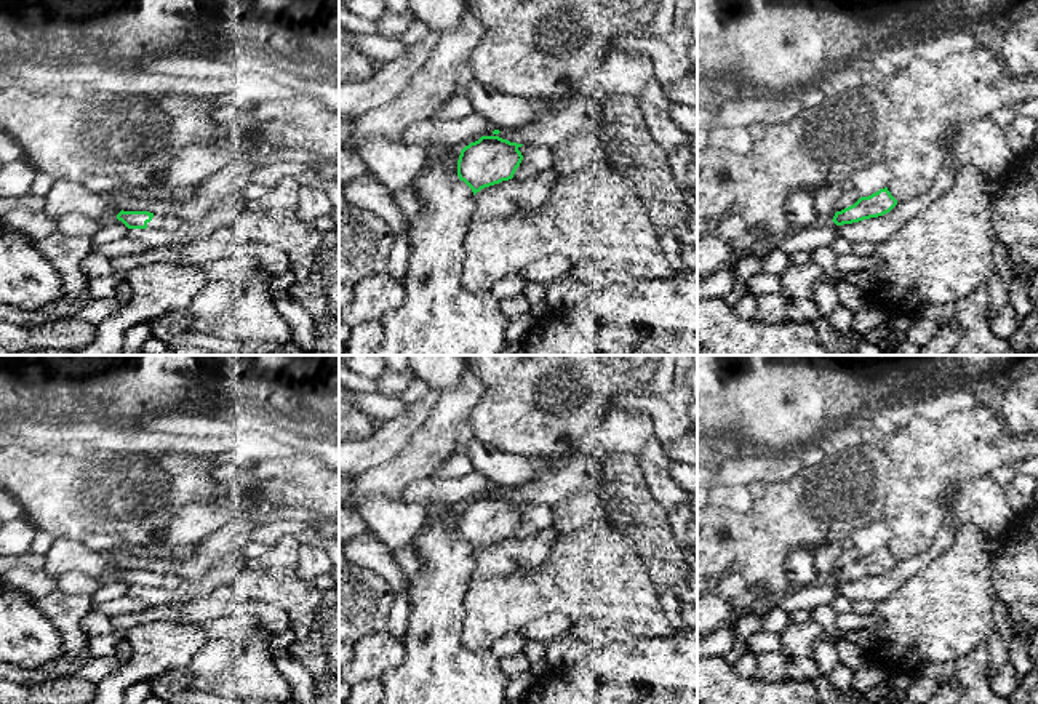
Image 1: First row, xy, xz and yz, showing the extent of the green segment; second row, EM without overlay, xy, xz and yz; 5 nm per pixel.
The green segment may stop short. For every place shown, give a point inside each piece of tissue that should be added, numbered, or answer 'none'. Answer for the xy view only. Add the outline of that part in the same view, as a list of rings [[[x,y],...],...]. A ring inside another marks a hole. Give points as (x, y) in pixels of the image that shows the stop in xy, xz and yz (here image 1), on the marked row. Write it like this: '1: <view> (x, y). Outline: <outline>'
1: xy (168, 223). Outline: [[[154,213],[152,221],[147,222],[147,229],[166,230],[166,232],[178,232],[181,226],[182,219],[179,216],[158,214],[158,213]]]

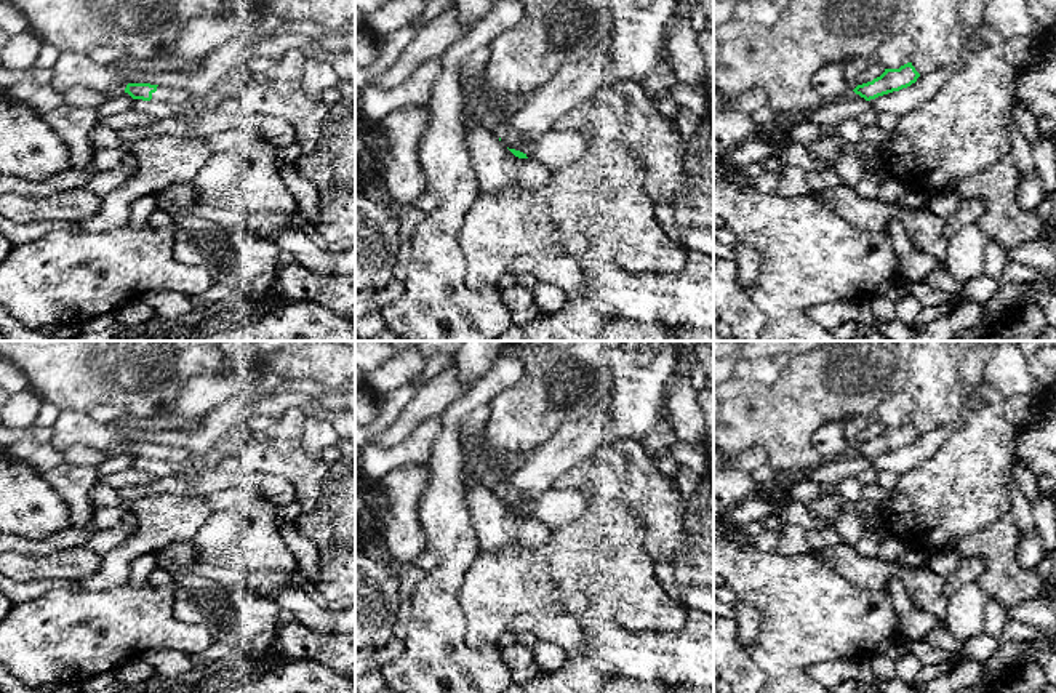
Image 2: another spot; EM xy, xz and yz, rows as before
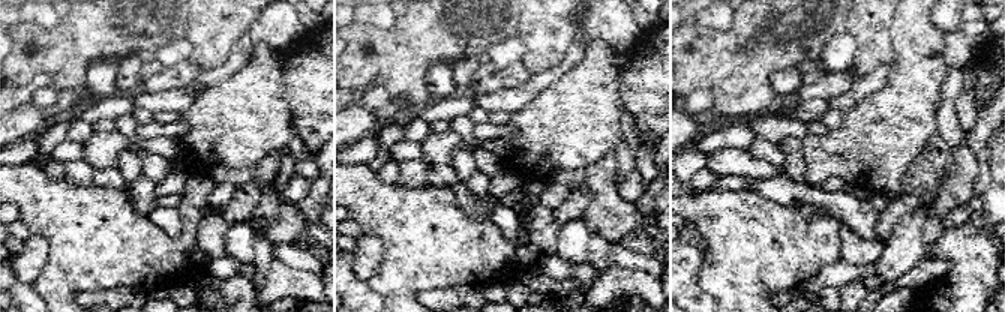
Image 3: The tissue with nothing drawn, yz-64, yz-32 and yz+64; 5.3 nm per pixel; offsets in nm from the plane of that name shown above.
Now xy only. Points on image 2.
1: xy (178, 96). Outline: [[[158,85],[157,91],[152,93],[150,101],[184,106],[189,101],[189,98],[190,94],[186,88],[173,88],[173,86]]]

